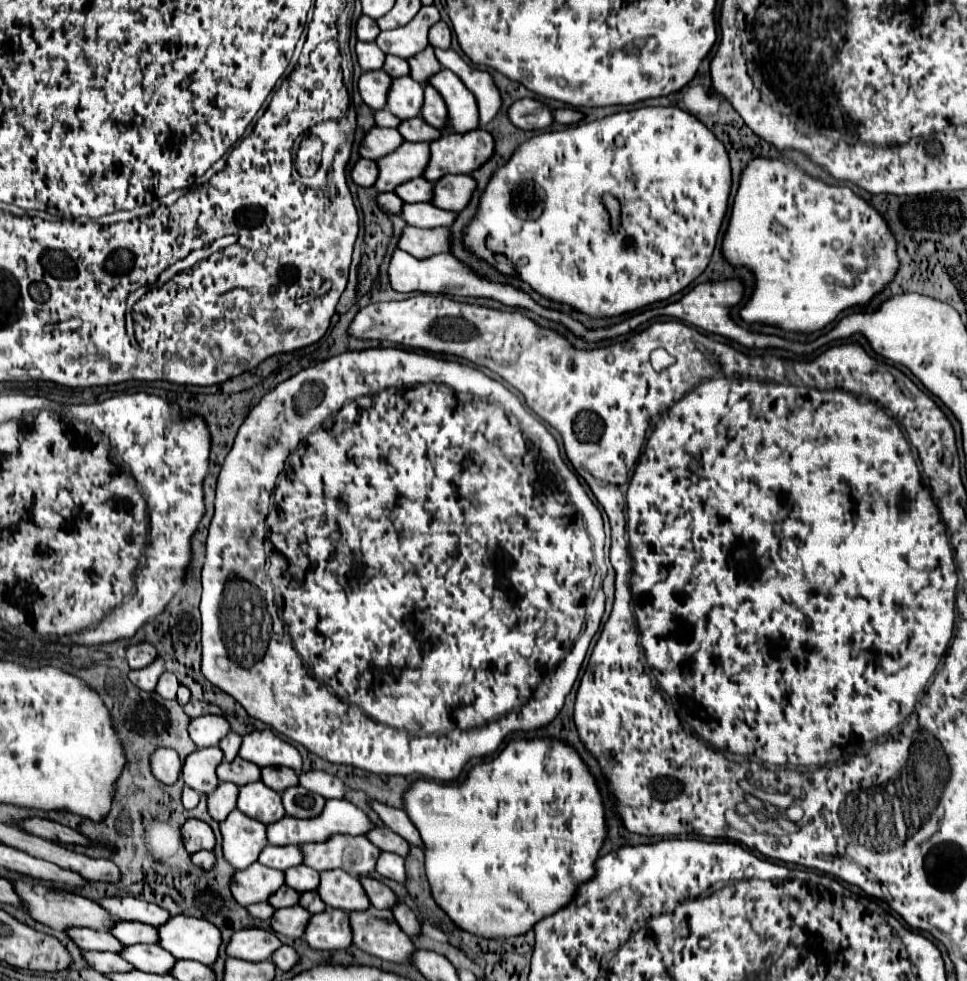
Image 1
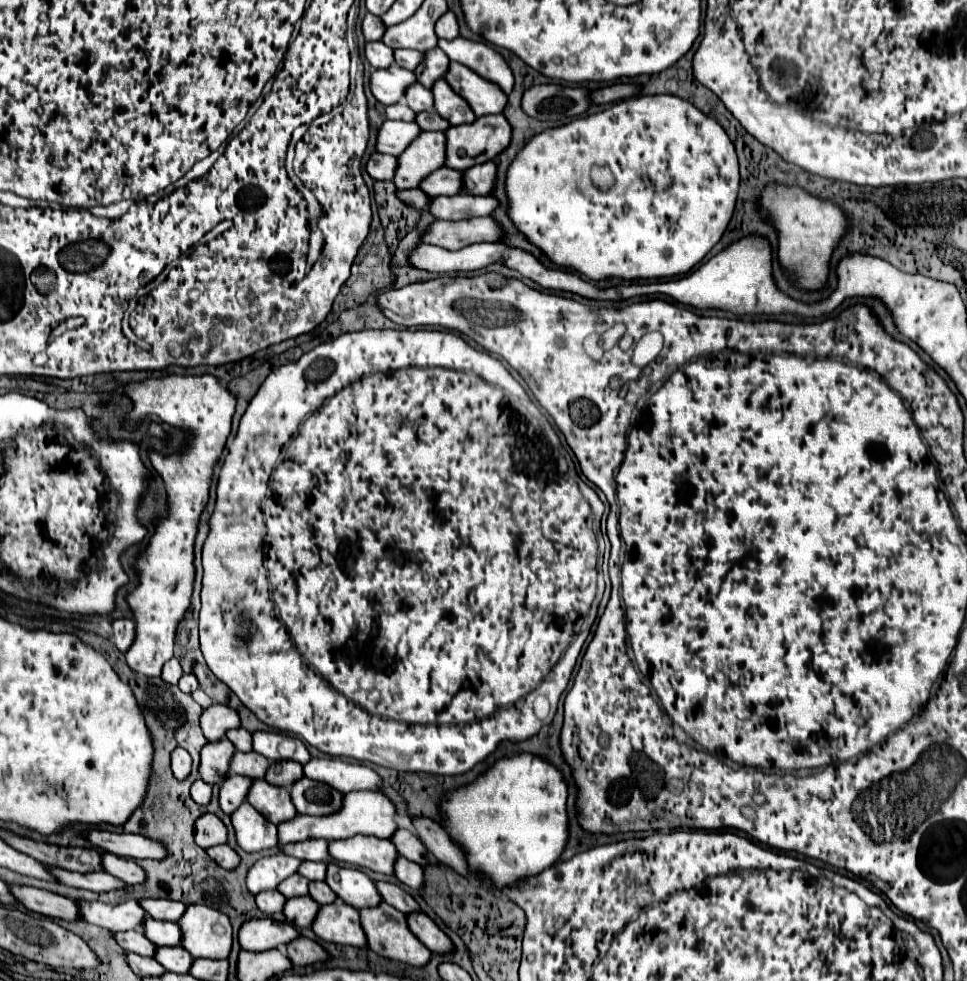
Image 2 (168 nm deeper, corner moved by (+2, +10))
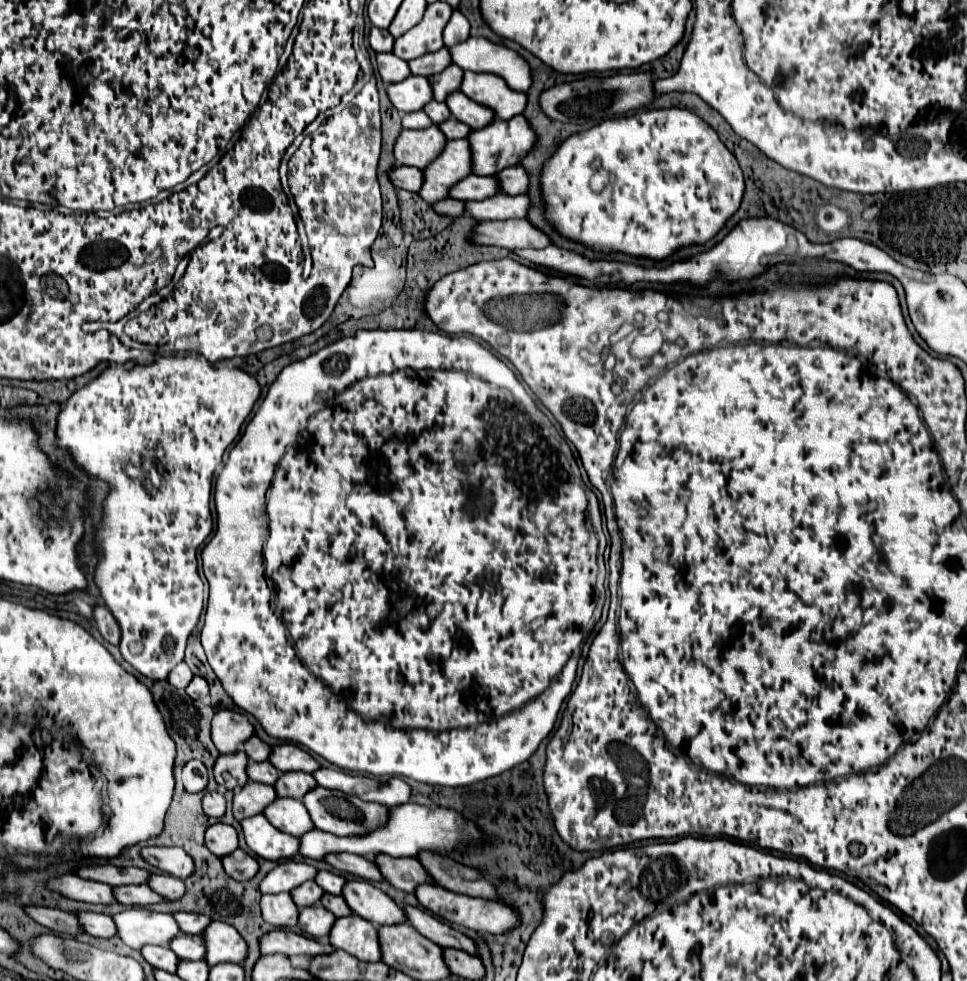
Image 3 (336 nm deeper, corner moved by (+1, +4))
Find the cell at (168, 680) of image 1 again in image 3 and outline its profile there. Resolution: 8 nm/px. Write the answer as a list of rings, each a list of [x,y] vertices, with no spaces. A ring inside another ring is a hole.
[[[180,663],[178,667],[172,669],[172,673],[168,675],[168,681],[170,681],[174,687],[184,689],[184,687],[188,687],[188,681],[190,681],[192,677],[194,677],[194,675],[192,675],[190,667],[188,667],[186,663]]]

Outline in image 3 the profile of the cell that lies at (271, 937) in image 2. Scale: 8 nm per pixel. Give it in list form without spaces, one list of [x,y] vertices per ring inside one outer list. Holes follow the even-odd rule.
[[[276,929],[272,933],[266,933],[260,939],[260,953],[270,955],[270,953],[282,953],[282,955],[328,955],[332,953],[334,947],[328,941],[318,941],[318,939],[308,939],[304,935],[292,933],[292,931],[282,931]]]

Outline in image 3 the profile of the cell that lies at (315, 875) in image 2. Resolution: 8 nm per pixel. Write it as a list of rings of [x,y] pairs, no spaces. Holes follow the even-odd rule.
[[[318,871],[314,881],[330,895],[342,895],[342,887],[346,885],[346,877],[330,873],[330,871]]]

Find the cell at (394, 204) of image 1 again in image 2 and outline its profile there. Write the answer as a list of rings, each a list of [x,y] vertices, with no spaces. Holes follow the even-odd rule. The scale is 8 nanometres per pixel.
[[[409,189],[409,191],[397,191],[397,197],[407,203],[409,207],[415,207],[417,211],[419,209],[425,209],[425,205],[429,203],[429,195],[425,195],[421,189]]]

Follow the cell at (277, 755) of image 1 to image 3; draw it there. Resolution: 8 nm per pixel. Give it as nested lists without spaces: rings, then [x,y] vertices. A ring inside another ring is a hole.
[[[278,745],[272,747],[270,763],[280,769],[282,773],[286,771],[304,771],[304,773],[314,773],[320,769],[318,761],[304,749],[296,745]]]

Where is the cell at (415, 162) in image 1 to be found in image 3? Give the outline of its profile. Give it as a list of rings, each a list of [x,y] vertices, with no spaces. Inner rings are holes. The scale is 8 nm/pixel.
[[[466,139],[448,141],[440,157],[424,169],[424,185],[420,195],[430,205],[444,201],[450,197],[450,189],[468,175],[472,175],[470,143]]]

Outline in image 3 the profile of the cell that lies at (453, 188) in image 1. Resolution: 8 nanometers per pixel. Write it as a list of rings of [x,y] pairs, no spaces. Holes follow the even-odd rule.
[[[516,165],[516,167],[508,167],[504,171],[500,171],[498,175],[498,181],[500,181],[500,189],[506,191],[508,195],[518,195],[518,193],[526,193],[528,187],[530,187],[530,179],[528,179],[528,173],[522,165]]]

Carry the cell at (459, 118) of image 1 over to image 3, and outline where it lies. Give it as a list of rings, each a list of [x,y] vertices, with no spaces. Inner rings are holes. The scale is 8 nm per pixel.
[[[466,71],[460,91],[480,105],[494,109],[498,119],[512,119],[526,109],[526,93],[514,91],[498,75]]]

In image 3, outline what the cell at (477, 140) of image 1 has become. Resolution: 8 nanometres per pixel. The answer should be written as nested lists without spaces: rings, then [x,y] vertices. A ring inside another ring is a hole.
[[[516,115],[508,121],[496,119],[488,127],[472,131],[468,135],[468,141],[472,145],[472,169],[474,169],[474,173],[478,173],[478,175],[496,175],[506,167],[518,165],[532,151],[532,147],[538,141],[538,135],[534,133],[534,129],[530,129],[530,123],[526,121],[526,117]]]

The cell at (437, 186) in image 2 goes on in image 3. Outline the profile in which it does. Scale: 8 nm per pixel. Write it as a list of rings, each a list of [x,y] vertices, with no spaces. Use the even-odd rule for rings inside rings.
[[[470,175],[464,177],[462,181],[458,181],[452,191],[450,197],[460,199],[460,201],[476,201],[476,199],[486,199],[500,193],[500,185],[498,179],[494,177],[480,177],[480,175]]]

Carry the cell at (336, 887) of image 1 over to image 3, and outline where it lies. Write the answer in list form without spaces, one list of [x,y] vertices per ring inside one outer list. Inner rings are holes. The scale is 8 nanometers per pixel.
[[[348,881],[342,895],[356,915],[378,927],[400,925],[406,921],[404,909],[368,881]]]

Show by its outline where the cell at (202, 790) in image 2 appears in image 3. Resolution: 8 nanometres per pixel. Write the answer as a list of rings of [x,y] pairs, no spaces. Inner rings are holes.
[[[218,791],[204,793],[204,803],[202,803],[202,807],[204,807],[204,813],[206,813],[208,817],[220,819],[220,817],[224,817],[224,813],[226,813],[226,799],[224,799],[224,795],[220,795]]]

